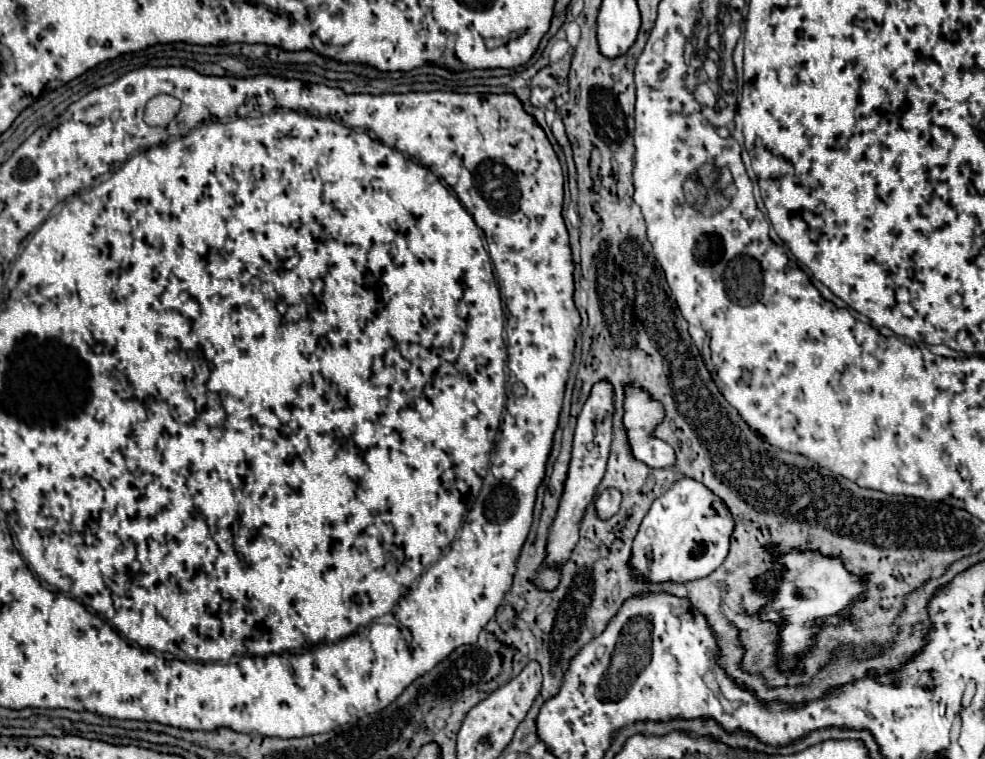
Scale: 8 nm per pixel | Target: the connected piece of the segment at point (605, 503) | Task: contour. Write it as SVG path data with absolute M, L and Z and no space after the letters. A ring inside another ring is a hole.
M605 489L597 499L595 499L595 509L597 515L603 519L611 519L619 511L621 503L621 493L617 489Z

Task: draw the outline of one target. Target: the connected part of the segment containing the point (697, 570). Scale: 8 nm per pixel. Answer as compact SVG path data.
M681 477L679 481L675 481L675 485L671 485L667 493L663 493L653 501L649 513L645 515L633 543L633 555L631 555L631 565L635 565L633 573L647 575L651 581L671 579L681 583L707 577L725 561L729 553L729 541L733 529L735 529L735 521L729 509L725 507L725 503L721 501L721 497L715 497L715 493L711 493L703 483L689 477Z

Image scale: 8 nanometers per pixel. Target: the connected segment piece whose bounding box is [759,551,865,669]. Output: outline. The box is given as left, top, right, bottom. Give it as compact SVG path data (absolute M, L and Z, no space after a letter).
M793 551L785 557L779 557L779 561L783 563L783 571L779 571L779 573L769 571L765 577L765 581L767 581L765 589L775 587L777 595L761 611L759 617L769 619L769 621L777 621L779 617L787 619L787 625L781 631L781 643L777 649L777 655L781 657L781 669L785 669L793 663L793 655L805 653L811 649L813 637L817 633L817 629L809 625L813 619L823 619L833 625L847 621L847 617L843 617L841 611L845 607L849 607L857 597L863 595L865 581L861 577L855 577L849 571L845 571L845 567L839 559L823 557L817 551Z

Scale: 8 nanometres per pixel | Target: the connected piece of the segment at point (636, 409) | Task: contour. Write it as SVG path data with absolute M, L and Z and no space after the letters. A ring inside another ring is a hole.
M625 387L625 417L623 425L627 427L629 443L633 455L647 463L651 468L669 468L675 461L675 451L665 441L651 437L651 431L663 419L663 407L659 401L653 401L647 391Z

